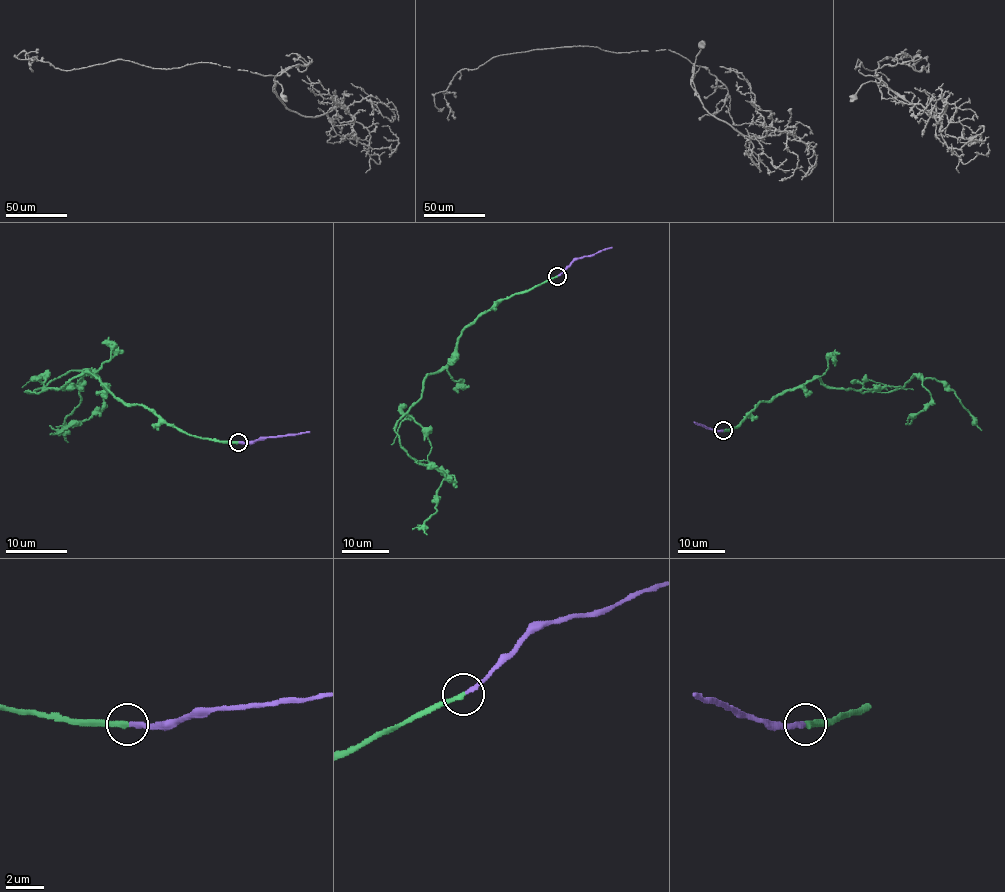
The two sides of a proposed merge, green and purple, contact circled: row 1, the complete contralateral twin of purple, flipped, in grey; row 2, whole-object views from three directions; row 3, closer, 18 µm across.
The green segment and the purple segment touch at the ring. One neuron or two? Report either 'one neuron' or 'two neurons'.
one neuron

